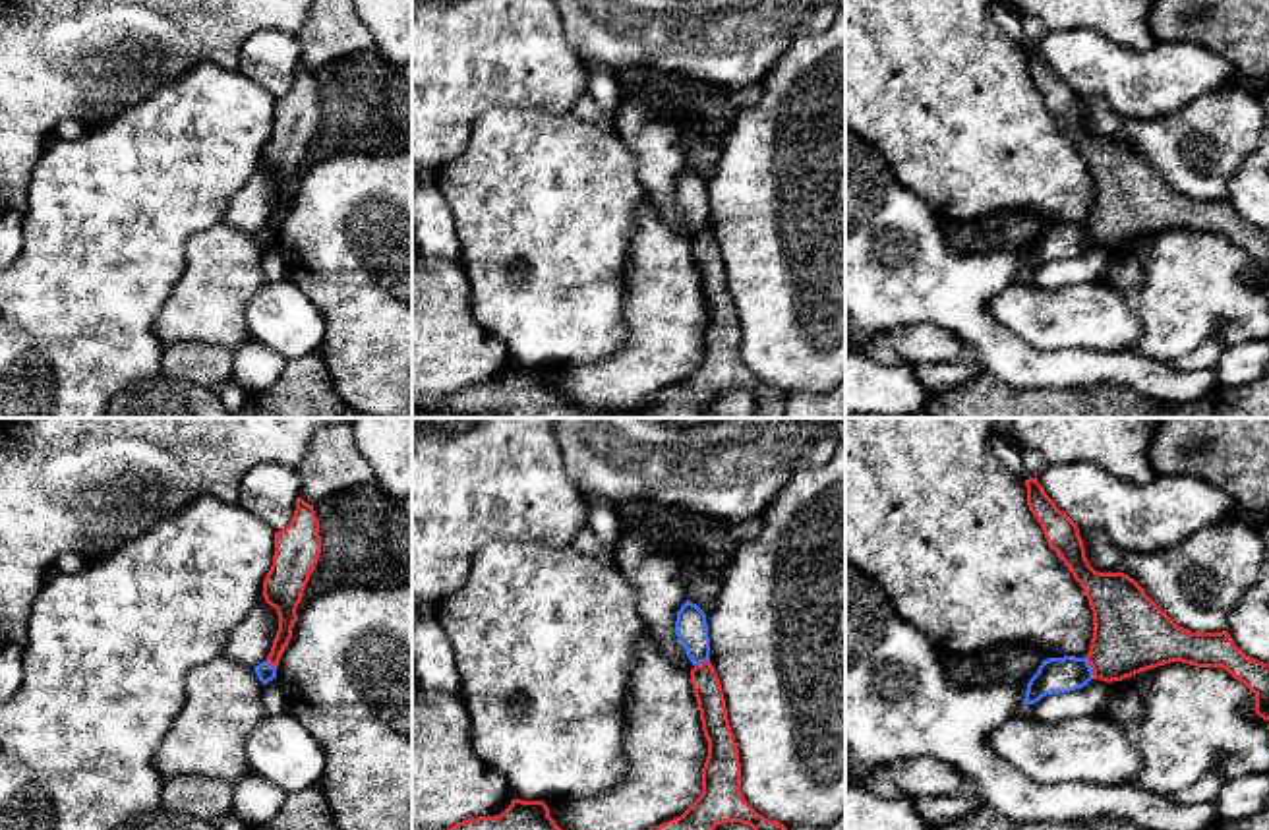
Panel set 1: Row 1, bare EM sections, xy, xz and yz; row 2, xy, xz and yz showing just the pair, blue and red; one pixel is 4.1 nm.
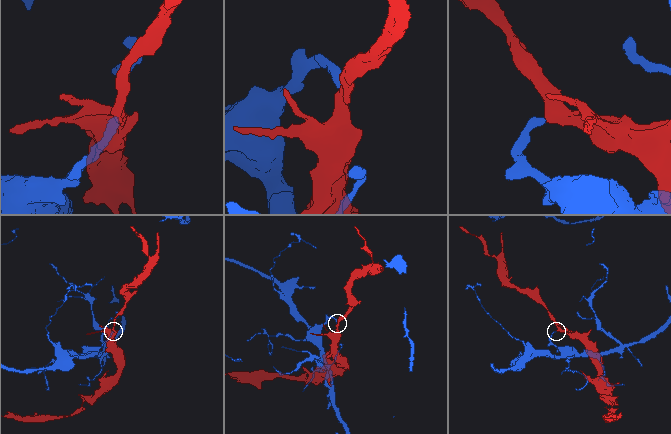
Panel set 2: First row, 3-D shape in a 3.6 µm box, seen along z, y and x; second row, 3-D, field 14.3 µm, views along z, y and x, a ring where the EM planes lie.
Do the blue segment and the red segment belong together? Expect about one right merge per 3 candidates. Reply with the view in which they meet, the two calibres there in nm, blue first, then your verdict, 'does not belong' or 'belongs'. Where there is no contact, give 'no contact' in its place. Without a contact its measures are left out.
meets blue in yz; 150 nm thick on the blue side, 320 nm on the other; does not belong

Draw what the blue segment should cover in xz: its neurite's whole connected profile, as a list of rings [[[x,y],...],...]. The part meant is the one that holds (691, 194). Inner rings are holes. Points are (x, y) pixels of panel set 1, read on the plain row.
[[[685,168],[677,178],[675,201],[693,228],[700,232],[710,226],[710,203],[706,180],[693,168]]]

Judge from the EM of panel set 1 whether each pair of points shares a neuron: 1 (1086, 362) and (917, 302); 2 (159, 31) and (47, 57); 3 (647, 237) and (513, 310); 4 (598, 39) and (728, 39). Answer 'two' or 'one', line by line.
1: one
2: one
3: two
4: one

